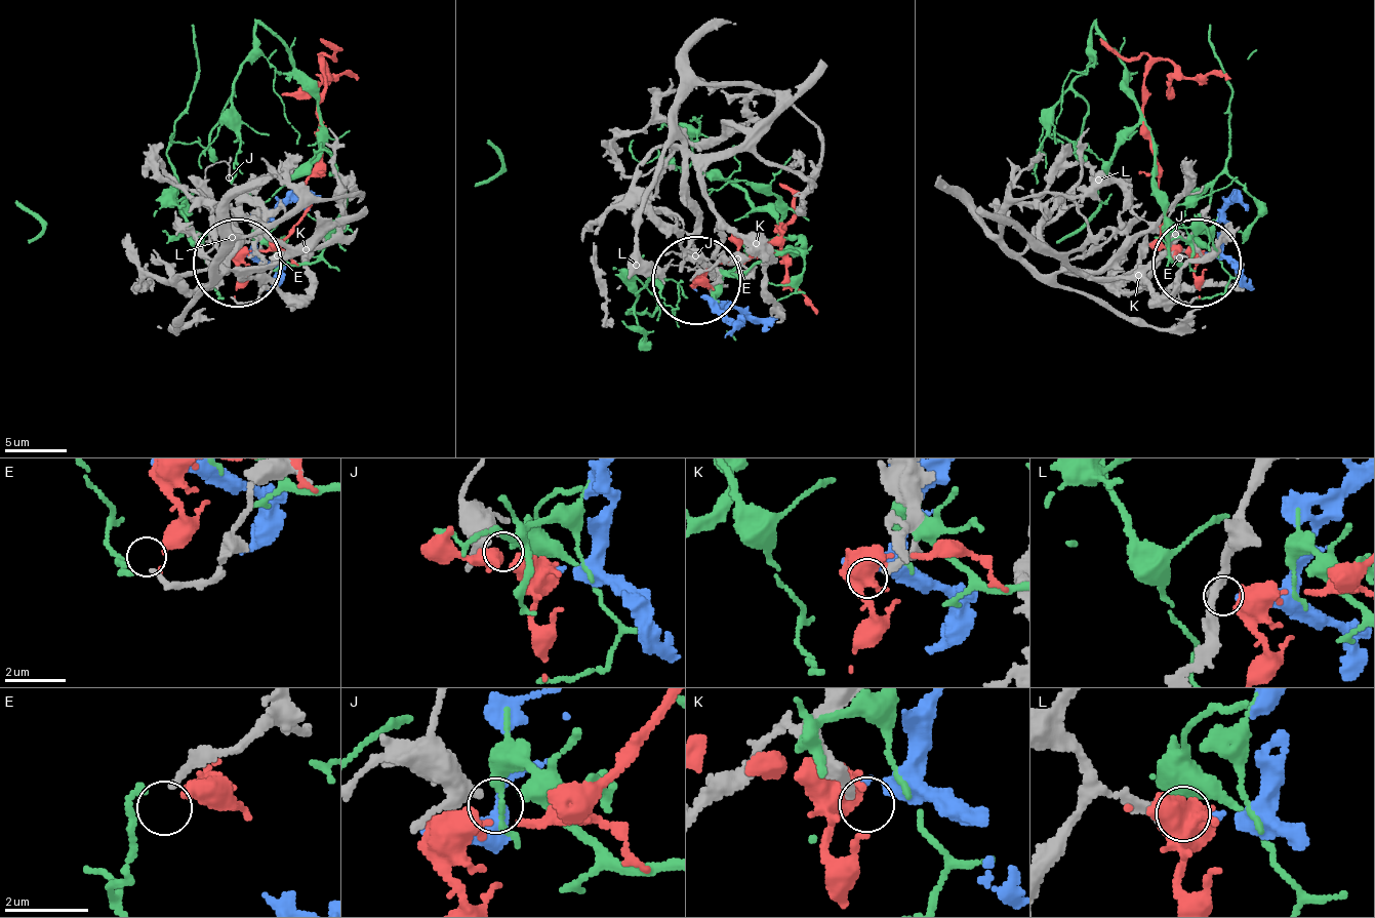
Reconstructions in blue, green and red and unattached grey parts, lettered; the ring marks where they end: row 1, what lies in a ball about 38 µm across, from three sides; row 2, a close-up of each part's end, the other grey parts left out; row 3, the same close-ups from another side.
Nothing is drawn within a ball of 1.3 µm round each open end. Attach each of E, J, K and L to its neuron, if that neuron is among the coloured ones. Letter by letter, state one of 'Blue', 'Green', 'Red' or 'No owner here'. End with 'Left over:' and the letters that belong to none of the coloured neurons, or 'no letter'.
E: No owner here
J: Green
K: No owner here
L: Blue
Left over: E, K

